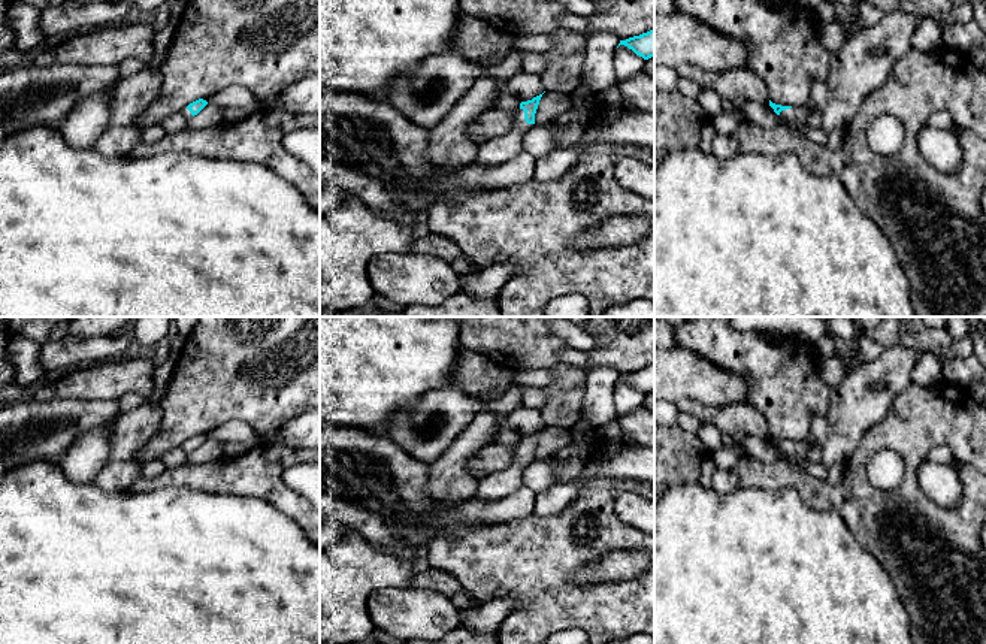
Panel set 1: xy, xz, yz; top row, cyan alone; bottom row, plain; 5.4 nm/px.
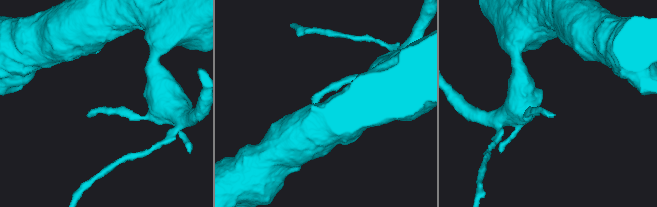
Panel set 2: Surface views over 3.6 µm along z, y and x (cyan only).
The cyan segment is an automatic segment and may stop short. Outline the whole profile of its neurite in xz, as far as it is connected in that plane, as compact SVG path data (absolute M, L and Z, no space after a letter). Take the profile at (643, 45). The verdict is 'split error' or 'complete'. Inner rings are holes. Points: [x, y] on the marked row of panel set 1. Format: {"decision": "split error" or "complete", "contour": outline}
{"decision": "complete", "contour": "M654 30L629 37L626 40L620 40L618 46L620 45L627 46L636 55L642 57L644 60L648 60L654 57Z"}

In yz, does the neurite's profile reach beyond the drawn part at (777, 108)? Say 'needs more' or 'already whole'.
needs more

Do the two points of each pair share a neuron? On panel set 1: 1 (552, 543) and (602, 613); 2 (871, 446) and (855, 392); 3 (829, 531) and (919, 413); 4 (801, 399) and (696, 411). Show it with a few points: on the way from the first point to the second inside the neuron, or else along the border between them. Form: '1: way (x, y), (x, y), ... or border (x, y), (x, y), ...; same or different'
1: way (552, 564), (552, 574), (581, 604); same
2: border (891, 407), (888, 414), (864, 435), (847, 462); different
3: border (825, 508), (832, 508), (861, 544); different
4: border (747, 401), (765, 419), (770, 434); different

